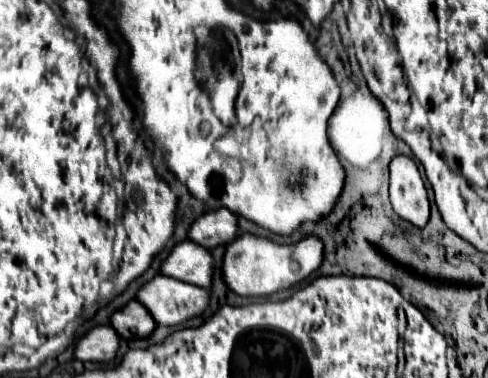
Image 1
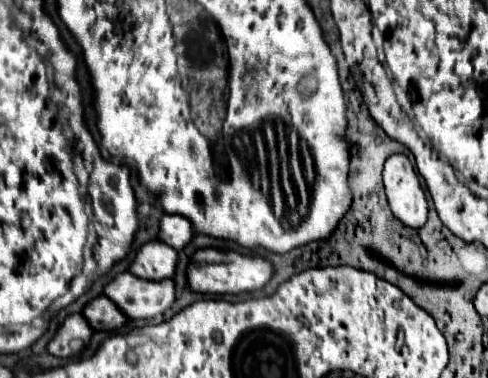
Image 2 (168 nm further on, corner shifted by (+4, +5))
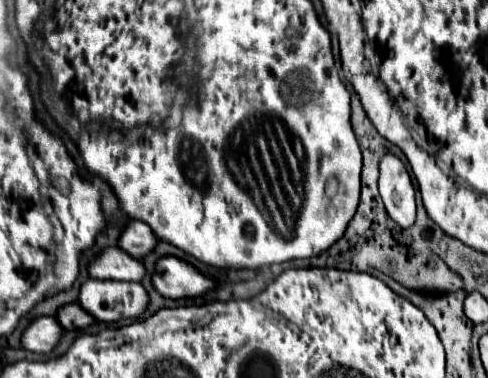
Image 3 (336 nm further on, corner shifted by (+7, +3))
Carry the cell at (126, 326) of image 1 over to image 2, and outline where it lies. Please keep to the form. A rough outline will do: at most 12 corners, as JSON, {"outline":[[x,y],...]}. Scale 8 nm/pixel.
{"outline":[[108,297],[84,307],[96,331],[116,331],[128,317]]}

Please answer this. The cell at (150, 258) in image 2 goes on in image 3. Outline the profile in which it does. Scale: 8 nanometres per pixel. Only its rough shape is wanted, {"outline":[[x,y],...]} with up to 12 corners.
{"outline":[[105,247],[89,265],[91,279],[141,281],[143,263]]}

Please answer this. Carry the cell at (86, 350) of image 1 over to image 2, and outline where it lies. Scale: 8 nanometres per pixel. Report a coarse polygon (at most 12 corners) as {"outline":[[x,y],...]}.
{"outline":[[70,315],[48,351],[56,357],[80,353],[92,339],[82,315]]}

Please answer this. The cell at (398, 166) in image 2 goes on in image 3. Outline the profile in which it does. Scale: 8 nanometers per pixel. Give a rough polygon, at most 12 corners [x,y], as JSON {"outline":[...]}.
{"outline":[[393,153],[379,161],[379,195],[399,227],[415,223],[415,189]]}

